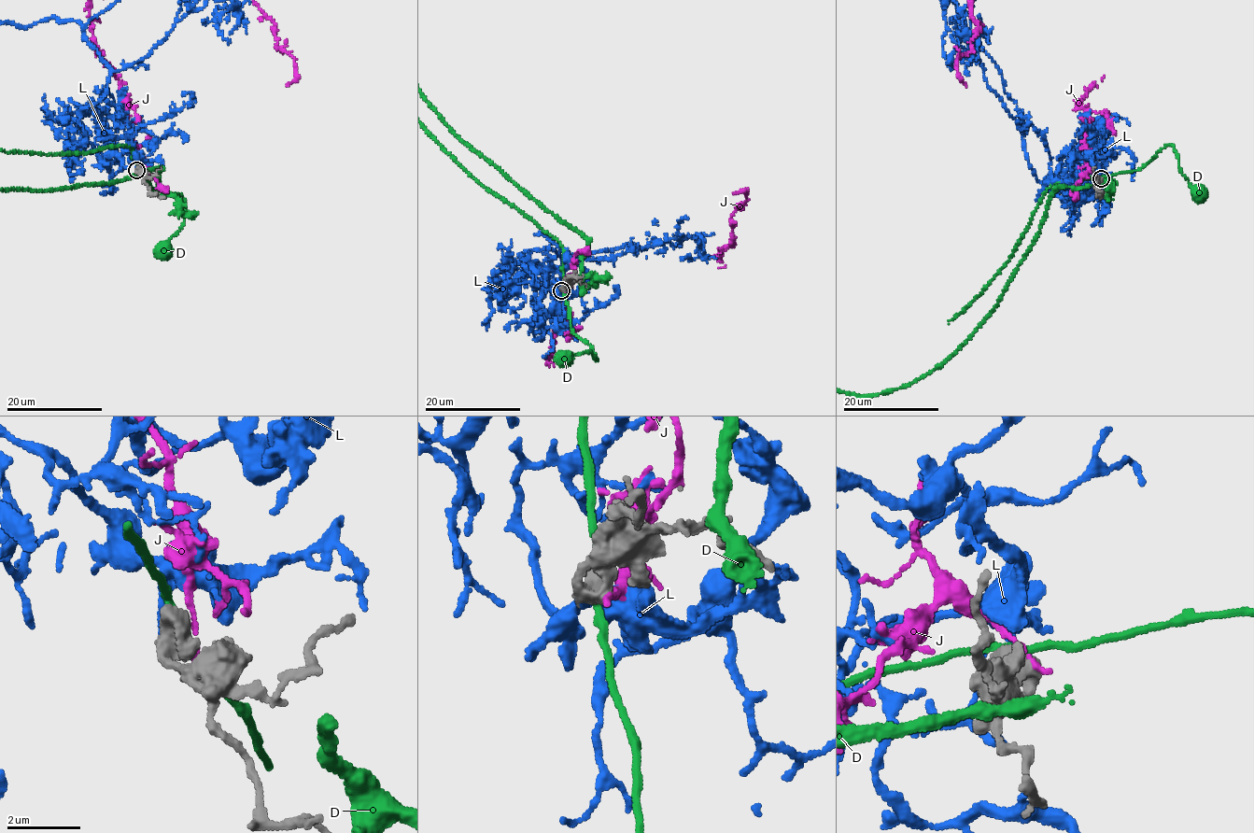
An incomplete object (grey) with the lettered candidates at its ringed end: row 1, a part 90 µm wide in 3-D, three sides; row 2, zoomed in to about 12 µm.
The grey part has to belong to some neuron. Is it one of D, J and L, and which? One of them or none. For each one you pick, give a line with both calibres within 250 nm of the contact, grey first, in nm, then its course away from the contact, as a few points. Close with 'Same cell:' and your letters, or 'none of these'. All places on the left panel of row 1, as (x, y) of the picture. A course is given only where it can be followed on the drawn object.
L: calibres 750 and 180 nm
Same cell: L

